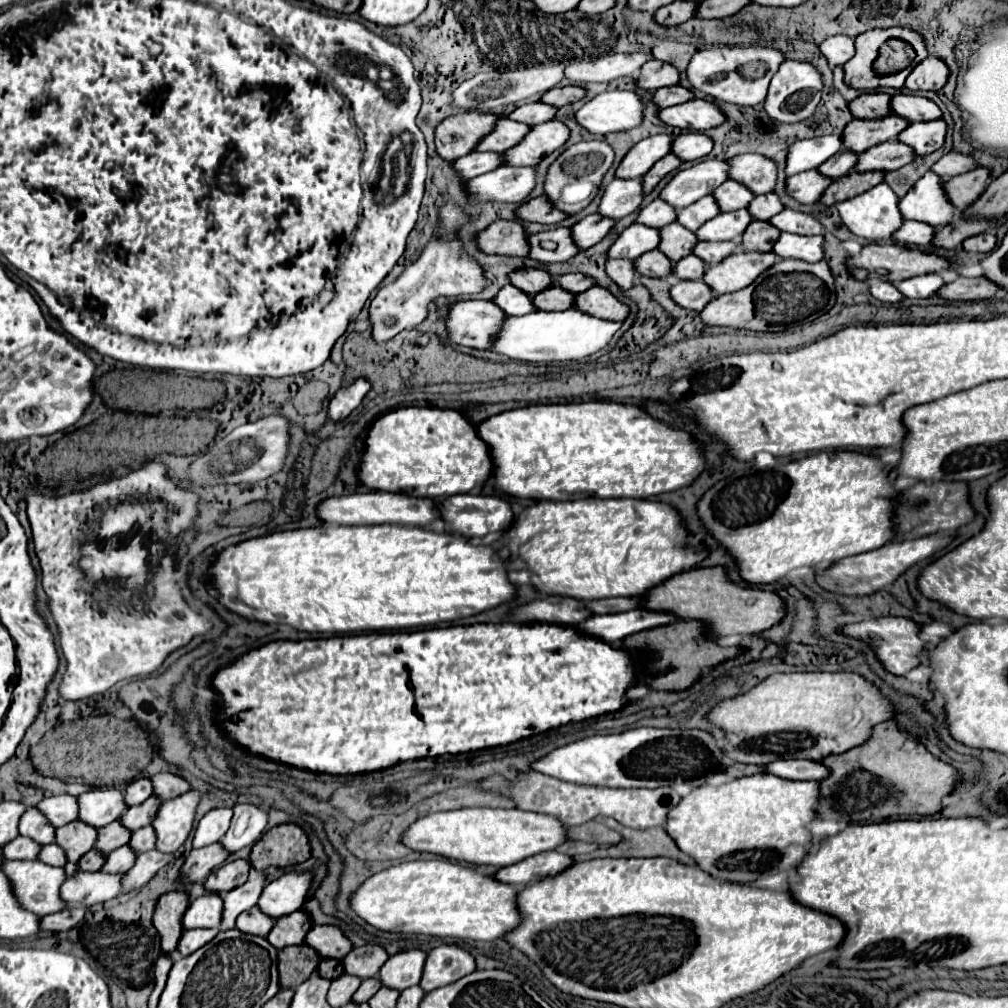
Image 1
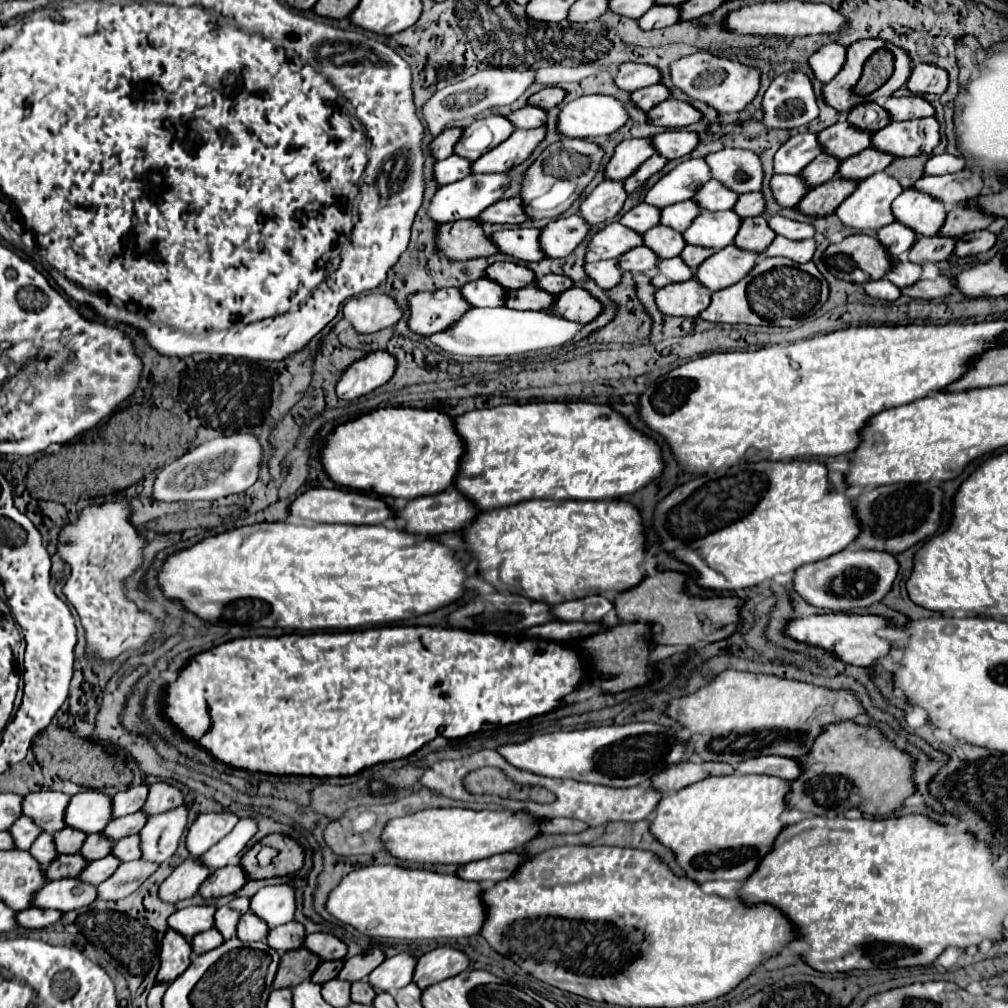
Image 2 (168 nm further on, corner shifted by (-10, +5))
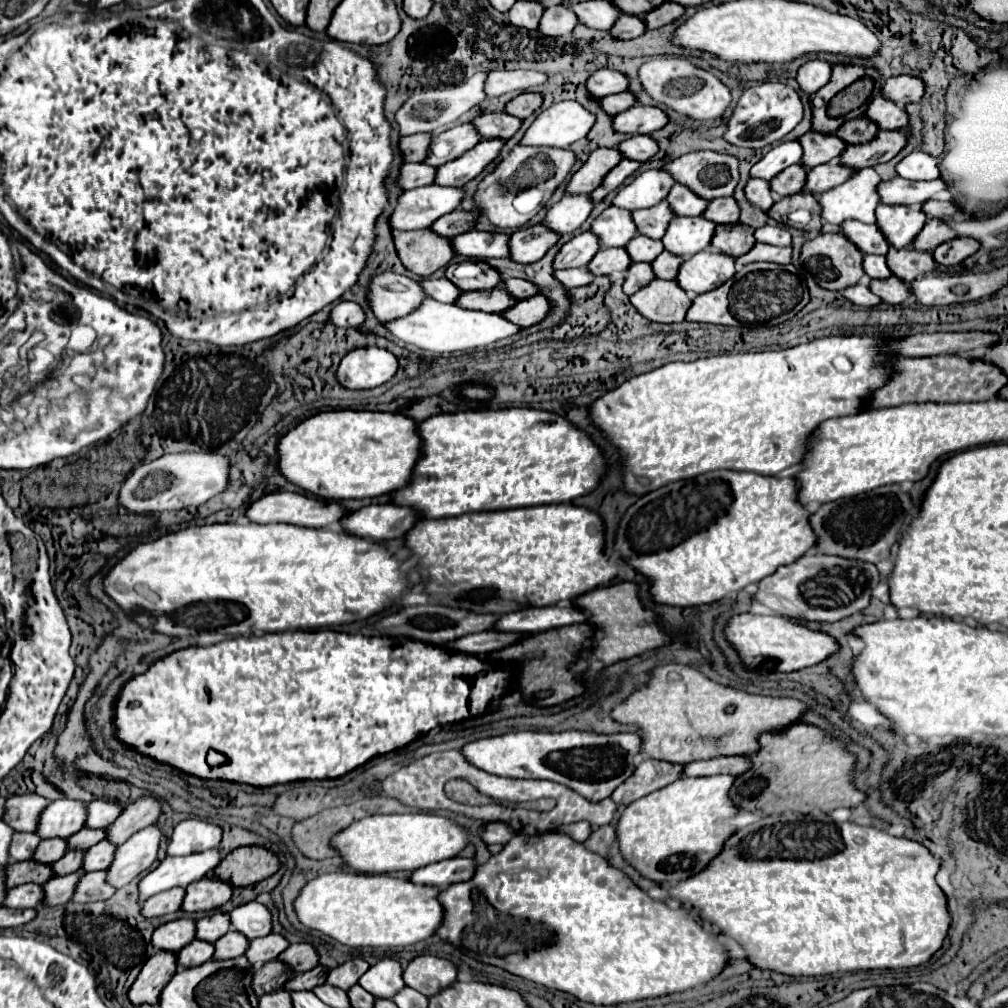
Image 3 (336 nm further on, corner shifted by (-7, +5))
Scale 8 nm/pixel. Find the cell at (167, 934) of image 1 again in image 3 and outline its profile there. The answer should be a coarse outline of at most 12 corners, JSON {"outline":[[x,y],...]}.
{"outline":[[158,950],[128,992],[134,1006],[156,1006],[178,968],[176,954]]}

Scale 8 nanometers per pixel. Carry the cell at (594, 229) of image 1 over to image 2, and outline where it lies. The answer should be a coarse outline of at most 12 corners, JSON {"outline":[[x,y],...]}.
{"outline":[[583,218],[549,222],[539,234],[545,258],[563,258],[587,236]]}

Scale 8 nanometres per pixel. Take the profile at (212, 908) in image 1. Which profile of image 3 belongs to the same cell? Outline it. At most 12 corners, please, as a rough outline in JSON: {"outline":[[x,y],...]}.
{"outline":[[178,918],[156,928],[152,944],[178,952],[196,938],[196,920]]}

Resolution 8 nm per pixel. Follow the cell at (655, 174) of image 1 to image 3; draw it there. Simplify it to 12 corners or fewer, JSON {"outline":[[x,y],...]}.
{"outline":[[622,160],[590,196],[600,202],[642,164]]}

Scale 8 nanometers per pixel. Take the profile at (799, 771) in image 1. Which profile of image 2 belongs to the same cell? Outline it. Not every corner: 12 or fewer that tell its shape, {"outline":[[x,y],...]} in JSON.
{"outline":[[759,756],[739,762],[737,774],[767,774],[791,780],[795,758]]}

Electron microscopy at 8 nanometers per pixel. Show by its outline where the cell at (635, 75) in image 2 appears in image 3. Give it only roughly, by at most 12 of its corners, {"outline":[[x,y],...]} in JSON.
{"outline":[[598,70],[588,80],[596,98],[628,90],[628,76]]}

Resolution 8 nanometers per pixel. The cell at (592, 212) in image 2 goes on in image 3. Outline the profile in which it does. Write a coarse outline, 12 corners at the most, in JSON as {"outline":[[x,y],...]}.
{"outline":[[568,194],[548,210],[544,224],[570,234],[596,204],[588,194]]}

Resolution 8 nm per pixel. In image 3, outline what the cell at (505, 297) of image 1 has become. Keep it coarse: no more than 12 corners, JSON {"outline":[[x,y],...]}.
{"outline":[[448,278],[422,280],[426,294],[438,302],[456,304],[462,290]]}

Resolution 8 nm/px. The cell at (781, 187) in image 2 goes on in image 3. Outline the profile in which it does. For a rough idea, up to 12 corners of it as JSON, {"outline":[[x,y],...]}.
{"outline":[[750,178],[744,192],[754,206],[768,210],[776,202],[768,180]]}

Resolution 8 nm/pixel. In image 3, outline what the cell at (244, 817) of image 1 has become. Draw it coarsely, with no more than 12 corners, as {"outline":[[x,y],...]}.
{"outline":[[220,848],[168,856],[140,880],[140,900],[212,874]]}

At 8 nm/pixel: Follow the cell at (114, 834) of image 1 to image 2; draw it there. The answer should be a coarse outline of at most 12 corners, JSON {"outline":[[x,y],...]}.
{"outline":[[89,834],[81,846],[87,862],[105,858],[113,842],[101,834]]}

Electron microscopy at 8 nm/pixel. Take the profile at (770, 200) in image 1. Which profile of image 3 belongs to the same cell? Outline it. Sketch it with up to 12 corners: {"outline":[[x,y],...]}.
{"outline":[[716,198],[704,218],[716,224],[740,220],[736,198]]}

